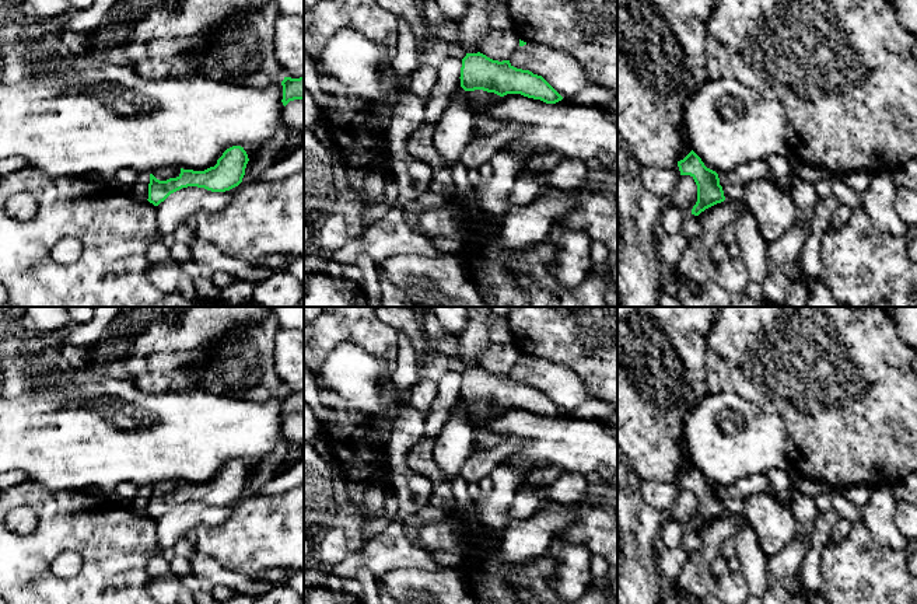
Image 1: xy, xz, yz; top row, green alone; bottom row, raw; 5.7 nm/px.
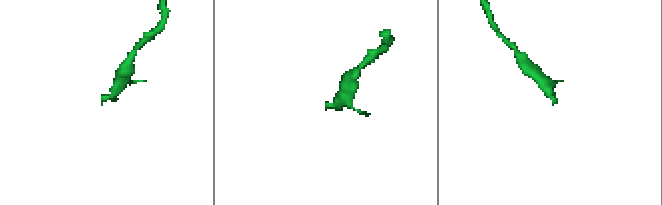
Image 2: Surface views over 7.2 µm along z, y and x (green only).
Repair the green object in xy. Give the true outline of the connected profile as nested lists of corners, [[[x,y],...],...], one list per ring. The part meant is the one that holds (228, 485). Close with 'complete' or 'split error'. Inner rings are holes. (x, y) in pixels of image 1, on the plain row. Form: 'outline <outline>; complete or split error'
outline [[[232,460],[217,474],[214,481],[204,485],[183,482],[162,482],[150,488],[148,516],[158,520],[171,507],[197,500],[211,506],[225,506],[242,496],[249,472],[244,461]]]; split error

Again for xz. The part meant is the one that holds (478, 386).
outline [[[480,366],[466,367],[459,392],[475,422],[490,420],[507,408],[521,408],[546,418],[563,413],[542,390],[517,383],[510,374],[493,374]]]; split error

